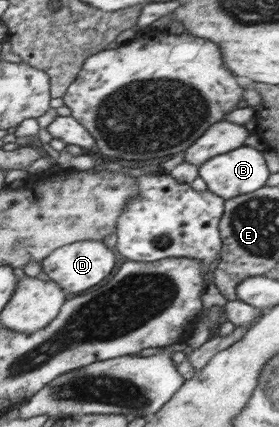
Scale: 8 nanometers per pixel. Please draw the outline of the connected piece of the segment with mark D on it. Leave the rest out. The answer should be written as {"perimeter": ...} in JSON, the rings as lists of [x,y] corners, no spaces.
{"perimeter":[[[80,242],[57,248],[41,263],[42,271],[65,290],[79,294],[100,284],[115,268],[115,254],[103,246],[103,242]]]}

